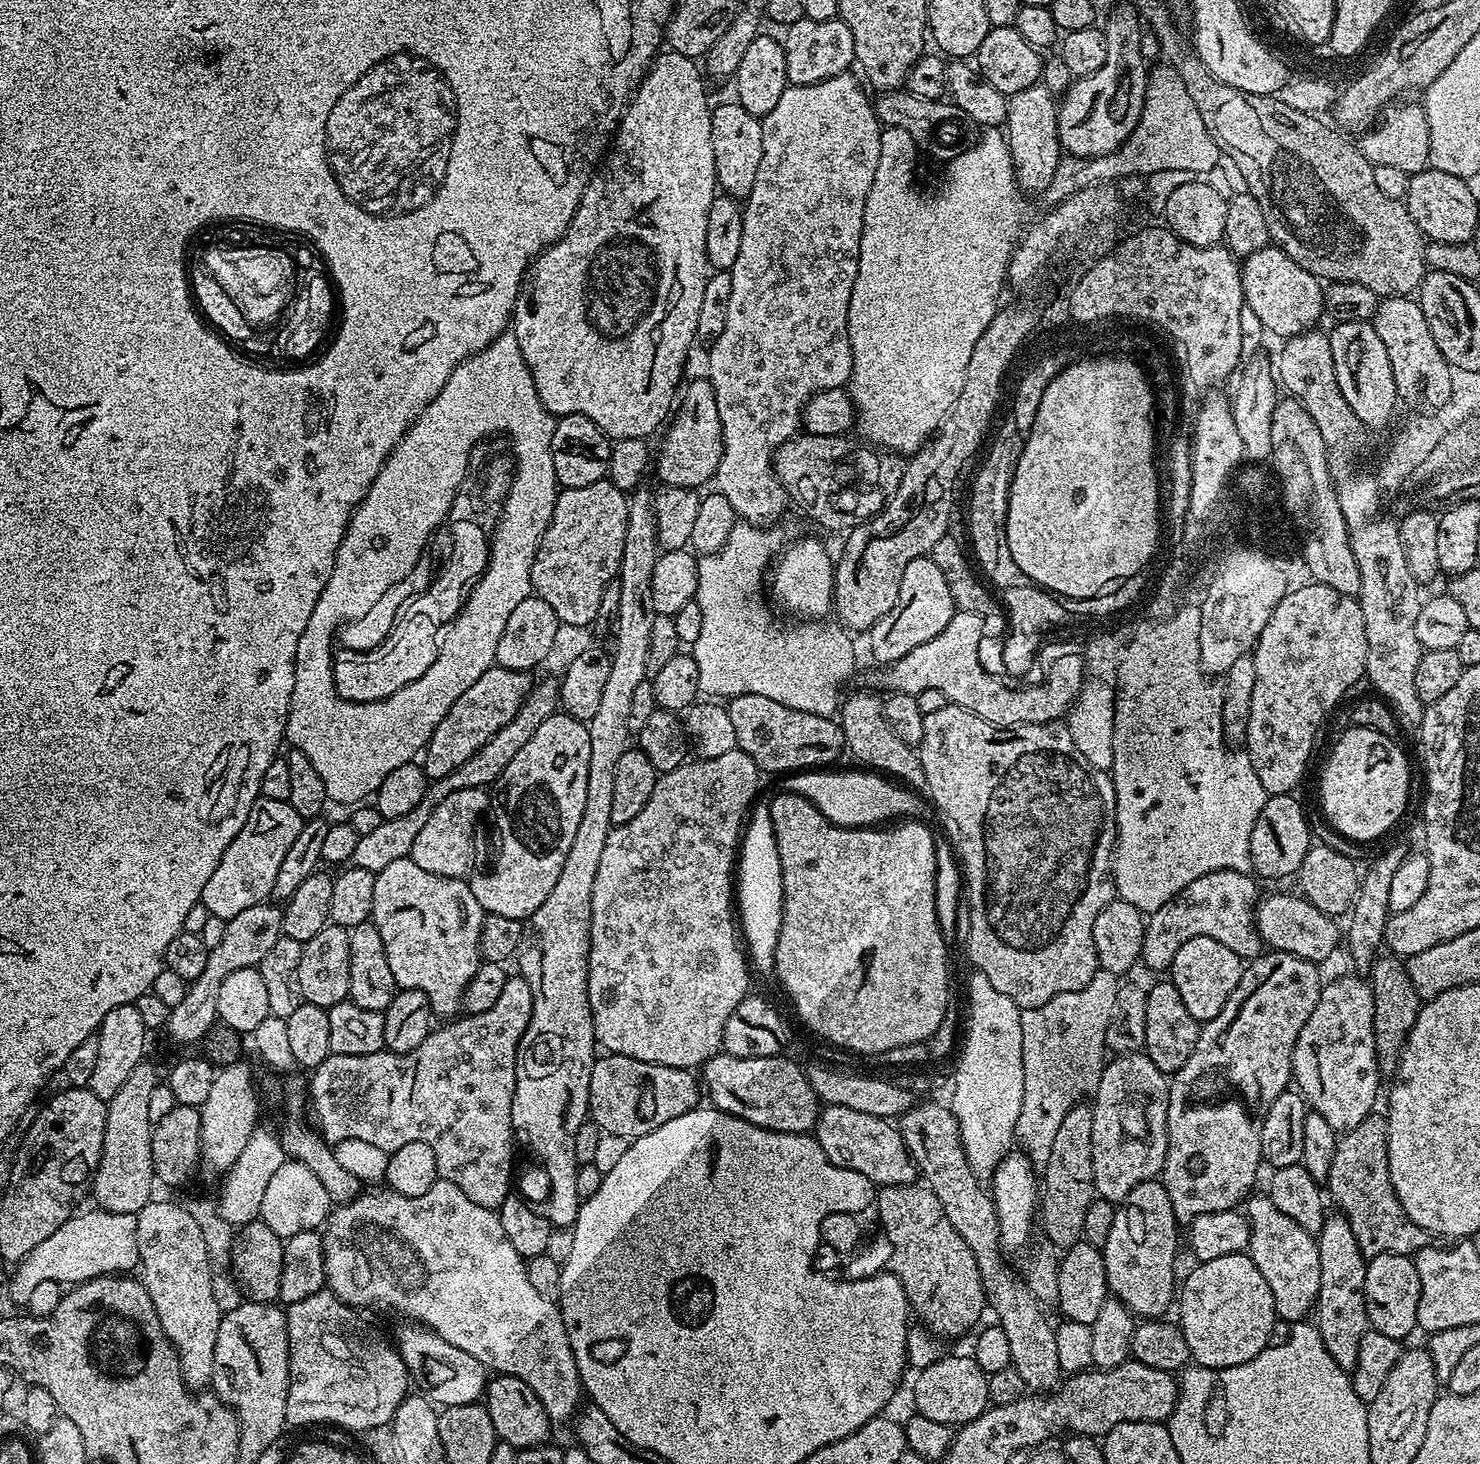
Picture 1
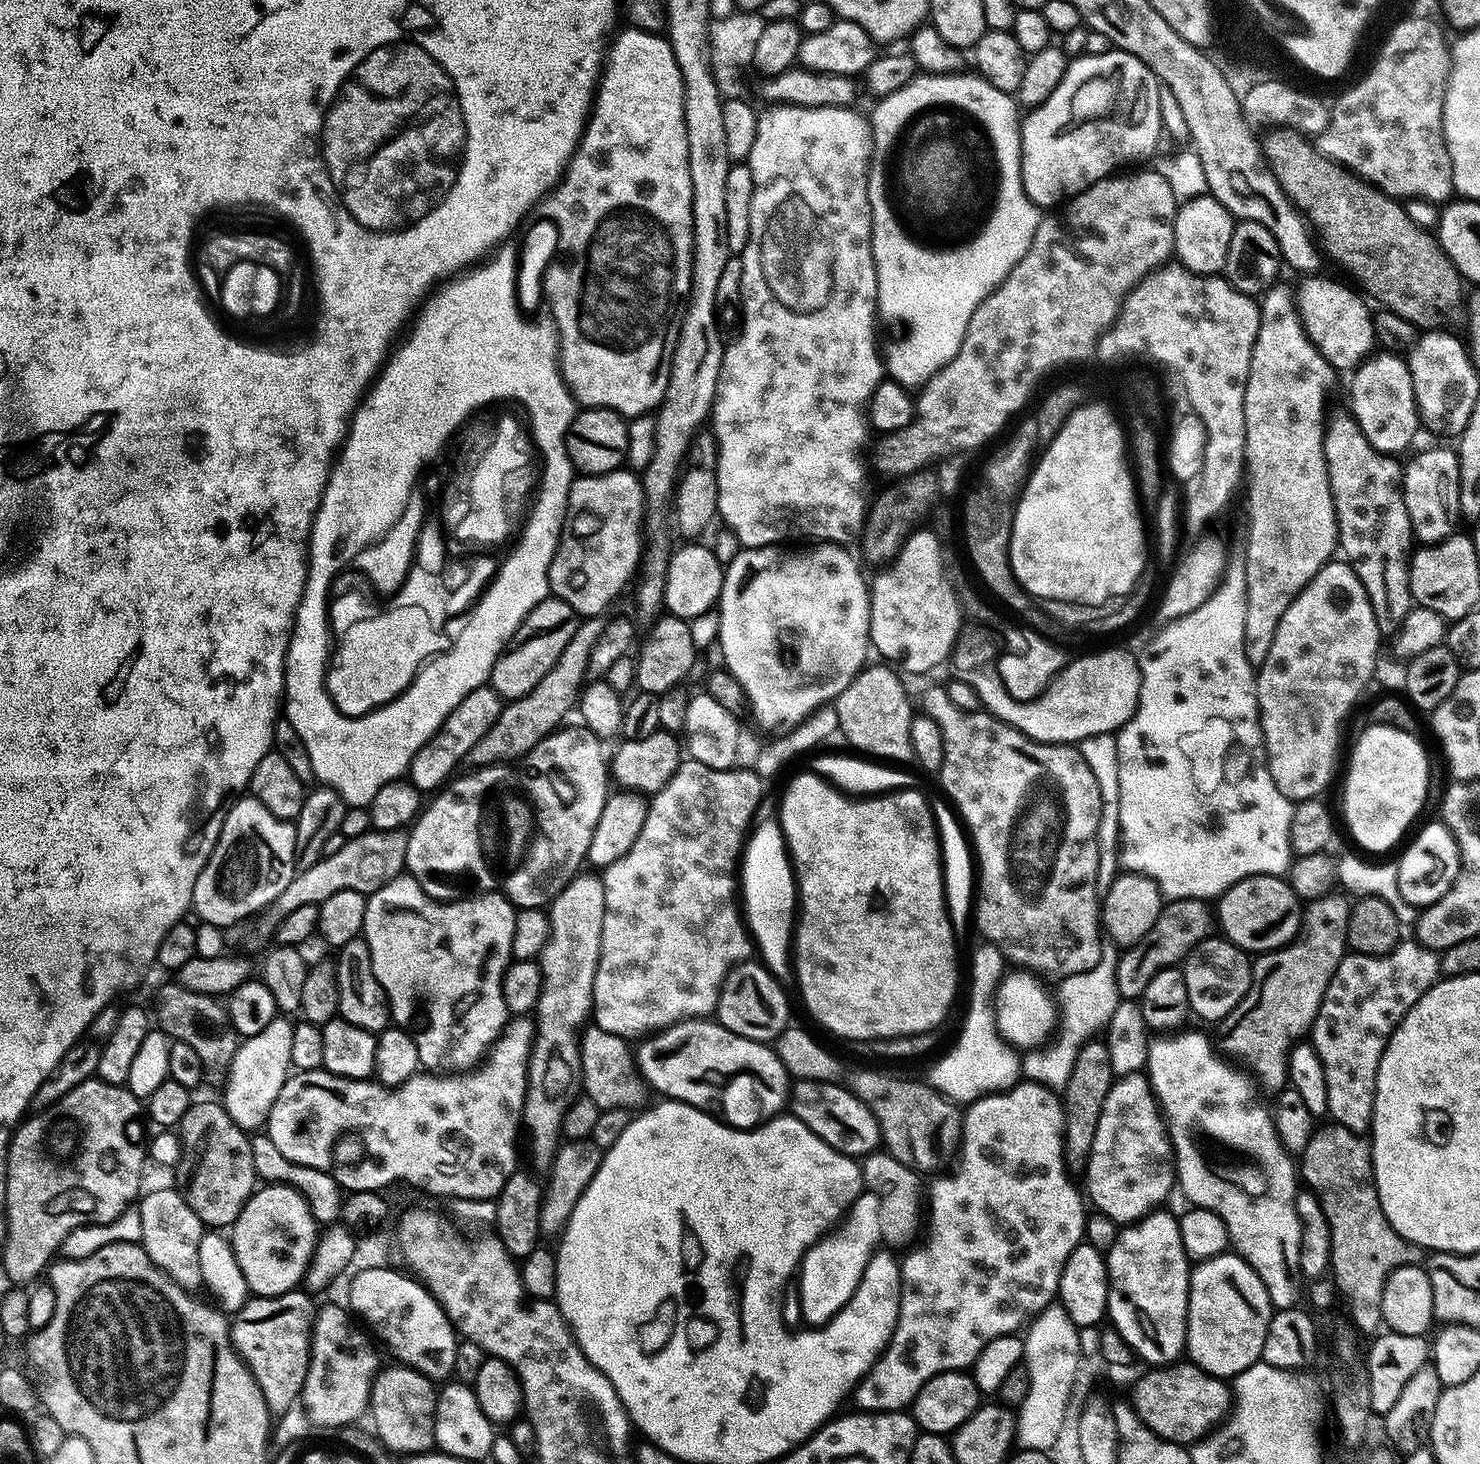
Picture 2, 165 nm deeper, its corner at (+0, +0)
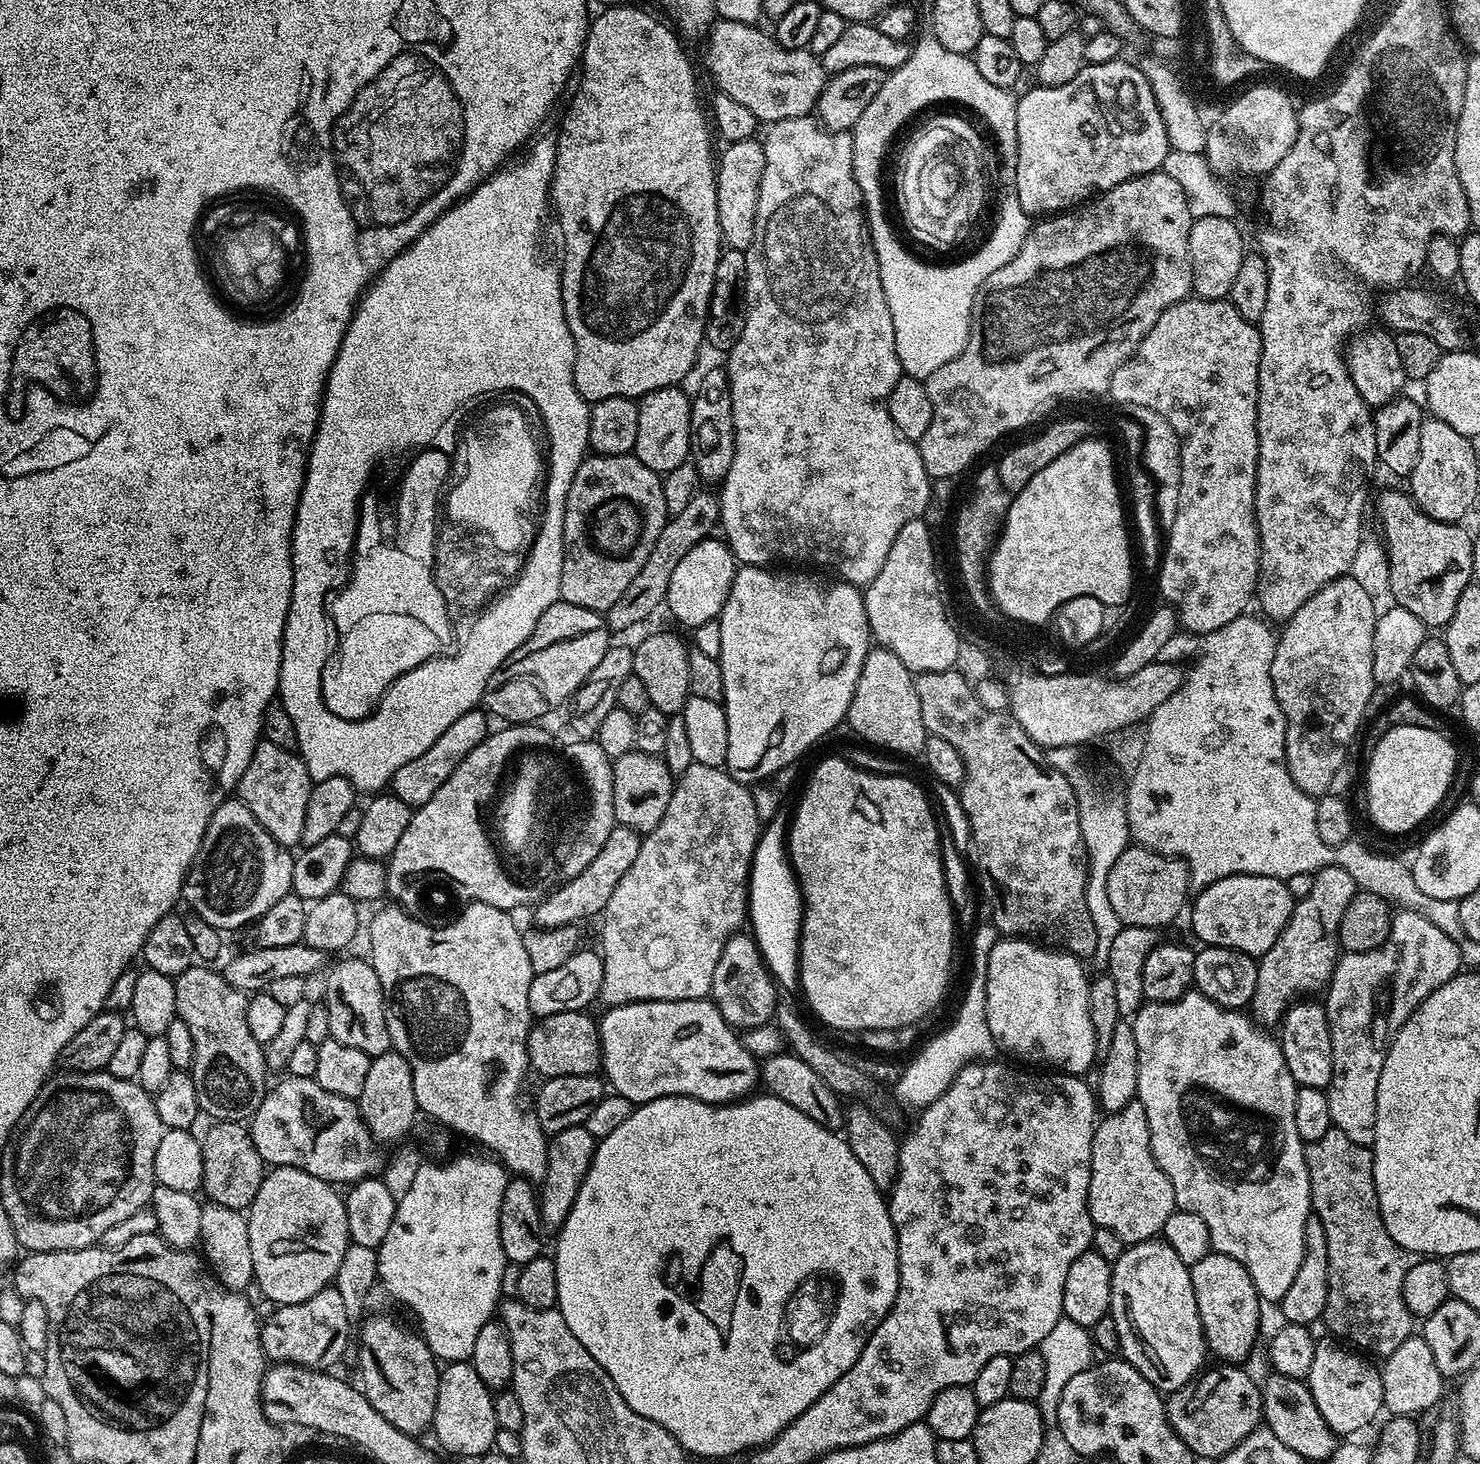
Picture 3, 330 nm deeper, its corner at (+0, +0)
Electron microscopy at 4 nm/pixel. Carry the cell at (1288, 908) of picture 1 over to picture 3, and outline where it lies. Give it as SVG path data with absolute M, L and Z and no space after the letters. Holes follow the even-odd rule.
M1227 876L1195 893L1190 904L1192 932L1201 945L1226 946L1259 958L1282 934L1293 903L1287 883L1276 876Z

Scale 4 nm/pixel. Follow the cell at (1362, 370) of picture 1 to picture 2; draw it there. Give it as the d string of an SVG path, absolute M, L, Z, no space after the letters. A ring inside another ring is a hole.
M1380 350L1361 360L1351 376L1352 385L1348 388L1348 400L1352 403L1350 411L1362 434L1366 434L1370 446L1389 454L1406 451L1411 446L1416 431L1421 431L1422 428L1407 359L1395 351Z

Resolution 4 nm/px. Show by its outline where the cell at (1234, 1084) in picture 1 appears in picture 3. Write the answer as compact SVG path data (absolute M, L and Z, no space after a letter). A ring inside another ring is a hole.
M1327 865L1315 873L1310 892L1297 899L1292 913L1274 946L1266 950L1258 960L1258 986L1250 1005L1250 1015L1261 1026L1279 1025L1288 1007L1325 987L1332 979L1332 971L1342 955L1340 946L1340 923L1350 898L1357 894L1354 878L1342 866Z

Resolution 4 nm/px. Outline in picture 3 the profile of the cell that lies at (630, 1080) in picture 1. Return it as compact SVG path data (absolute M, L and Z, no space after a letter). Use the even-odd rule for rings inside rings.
M587 1011L567 1012L566 1014L550 1014L541 1016L528 1031L528 1063L531 1071L537 1072L540 1078L550 1076L569 1076L570 1074L586 1074L591 1076L601 1071L600 1063L600 1030L595 1019L588 1017Z

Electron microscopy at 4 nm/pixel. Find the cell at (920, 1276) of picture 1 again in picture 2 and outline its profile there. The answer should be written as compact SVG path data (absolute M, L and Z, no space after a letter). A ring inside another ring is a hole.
M877 1150L863 1157L860 1164L860 1178L863 1187L878 1196L883 1243L892 1250L904 1247L907 1249L913 1243L911 1240L922 1232L921 1173L915 1168L908 1168L902 1162L898 1162L893 1156L888 1155L887 1151Z

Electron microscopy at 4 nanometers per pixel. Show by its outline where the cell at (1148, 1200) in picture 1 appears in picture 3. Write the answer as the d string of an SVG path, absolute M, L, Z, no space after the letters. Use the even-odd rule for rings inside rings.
M1163 1238L1127 1245L1124 1253L1117 1260L1111 1261L1111 1265L1110 1315L1114 1318L1114 1326L1118 1326L1119 1355L1132 1364L1134 1370L1142 1374L1142 1378L1146 1378L1155 1388L1159 1388L1161 1393L1181 1391L1197 1379L1198 1373L1205 1367L1204 1356L1206 1357L1204 1331L1198 1318L1198 1302L1194 1298L1189 1265L1184 1264L1182 1258L1178 1258L1176 1251Z

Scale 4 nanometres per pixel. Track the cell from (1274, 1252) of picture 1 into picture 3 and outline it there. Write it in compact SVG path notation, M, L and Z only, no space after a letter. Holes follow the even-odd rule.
M1189 990L1182 998L1172 1002L1141 1003L1140 1009L1130 1020L1134 1030L1134 1042L1138 1042L1138 1090L1137 1097L1142 1107L1146 1110L1146 1122L1150 1126L1150 1146L1158 1166L1170 1178L1170 1186L1174 1186L1176 1207L1181 1212L1198 1214L1206 1227L1210 1229L1210 1242L1212 1251L1221 1252L1246 1266L1246 1274L1256 1287L1256 1293L1261 1301L1279 1302L1284 1297L1286 1290L1298 1275L1298 1266L1302 1266L1304 1253L1304 1231L1306 1222L1312 1212L1312 1191L1308 1167L1304 1157L1305 1141L1298 1134L1298 1126L1294 1126L1294 1098L1298 1085L1286 1066L1286 1058L1280 1049L1279 1039L1275 1035L1267 1036L1265 1029L1255 1023L1251 1015L1240 1010L1223 1008L1201 992Z

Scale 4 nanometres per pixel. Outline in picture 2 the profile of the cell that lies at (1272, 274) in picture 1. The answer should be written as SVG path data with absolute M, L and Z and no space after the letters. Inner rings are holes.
M1305 275L1301 279L1304 281L1298 286L1295 285L1296 312L1300 315L1304 332L1310 342L1324 355L1333 369L1355 369L1356 365L1373 351L1376 344L1372 325L1373 309L1368 308L1369 301L1355 287L1347 288L1328 276L1320 275Z

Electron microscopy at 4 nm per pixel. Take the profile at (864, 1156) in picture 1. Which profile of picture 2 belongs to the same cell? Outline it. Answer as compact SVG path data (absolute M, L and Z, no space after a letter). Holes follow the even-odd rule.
M796 1080L790 1088L790 1112L818 1134L826 1146L838 1150L843 1156L863 1158L881 1147L880 1127L874 1114L843 1083Z

